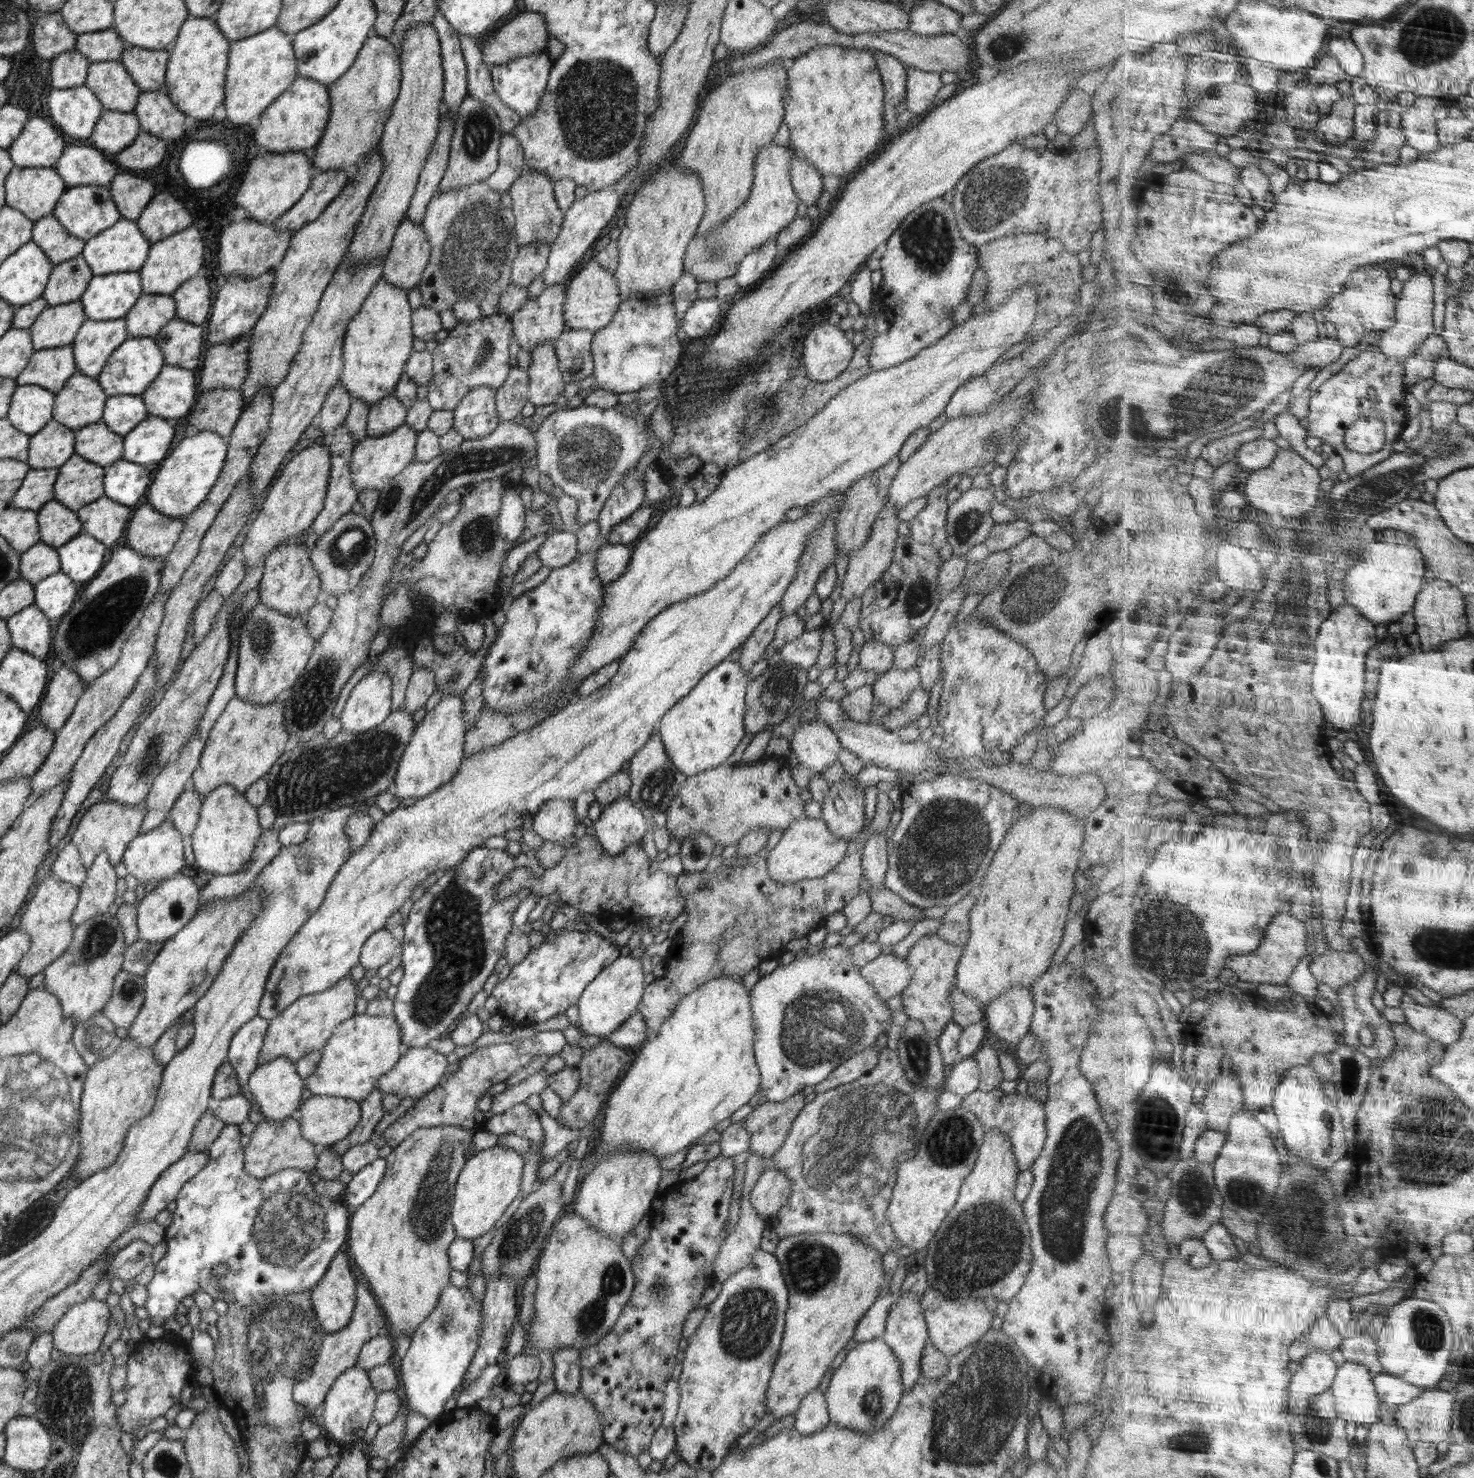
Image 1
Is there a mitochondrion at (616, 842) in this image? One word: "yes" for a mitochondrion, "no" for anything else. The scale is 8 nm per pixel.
no

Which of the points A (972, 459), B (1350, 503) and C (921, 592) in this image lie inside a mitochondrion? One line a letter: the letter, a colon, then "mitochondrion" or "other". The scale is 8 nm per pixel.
A: other
B: mitochondrion
C: mitochondrion

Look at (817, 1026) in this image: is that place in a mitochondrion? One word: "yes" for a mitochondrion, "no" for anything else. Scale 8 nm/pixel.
yes

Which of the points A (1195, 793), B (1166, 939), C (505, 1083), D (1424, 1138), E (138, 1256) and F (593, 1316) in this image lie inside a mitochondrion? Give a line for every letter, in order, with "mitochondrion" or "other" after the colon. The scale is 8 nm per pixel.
A: other
B: mitochondrion
C: other
D: mitochondrion
E: mitochondrion
F: mitochondrion

